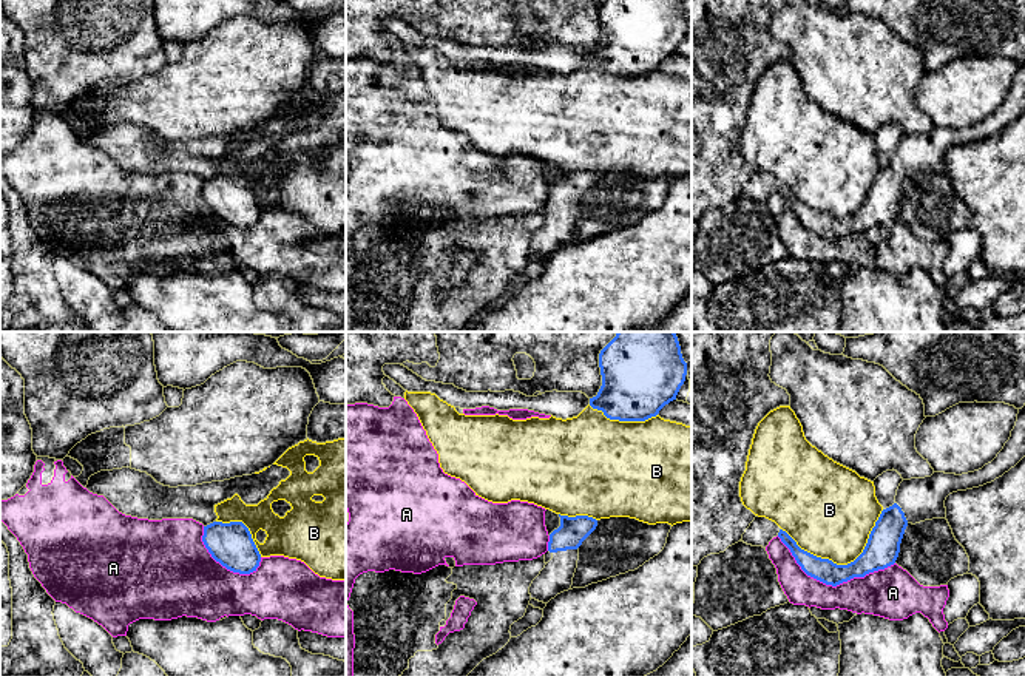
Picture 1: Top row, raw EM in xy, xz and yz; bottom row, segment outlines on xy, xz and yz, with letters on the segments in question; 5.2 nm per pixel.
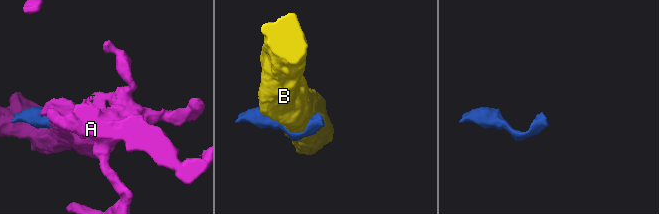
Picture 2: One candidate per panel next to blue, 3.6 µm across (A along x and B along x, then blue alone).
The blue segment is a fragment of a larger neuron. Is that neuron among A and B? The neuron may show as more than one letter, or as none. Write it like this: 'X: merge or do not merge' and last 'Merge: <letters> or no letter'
A: do not merge
B: do not merge
Merge: no letter

